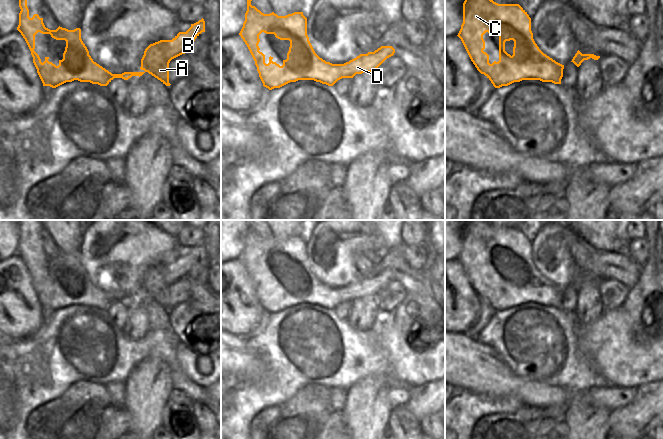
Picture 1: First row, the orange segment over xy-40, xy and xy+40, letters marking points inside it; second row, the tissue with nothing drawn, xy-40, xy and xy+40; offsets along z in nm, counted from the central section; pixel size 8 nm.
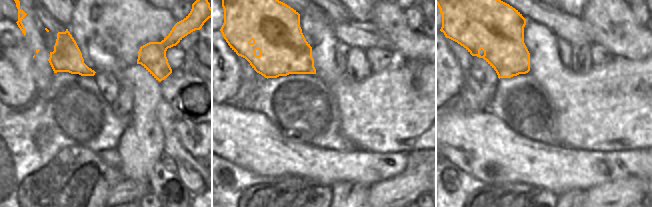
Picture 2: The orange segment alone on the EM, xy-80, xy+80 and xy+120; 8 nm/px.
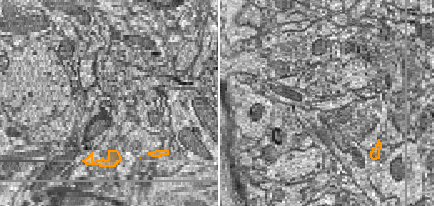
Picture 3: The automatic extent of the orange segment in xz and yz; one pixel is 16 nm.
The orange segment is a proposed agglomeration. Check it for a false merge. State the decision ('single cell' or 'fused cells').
fused cells

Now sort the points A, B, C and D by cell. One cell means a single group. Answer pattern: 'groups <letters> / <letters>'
groups A / B C D

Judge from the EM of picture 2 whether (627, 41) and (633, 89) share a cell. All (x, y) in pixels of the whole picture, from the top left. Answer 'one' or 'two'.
two

